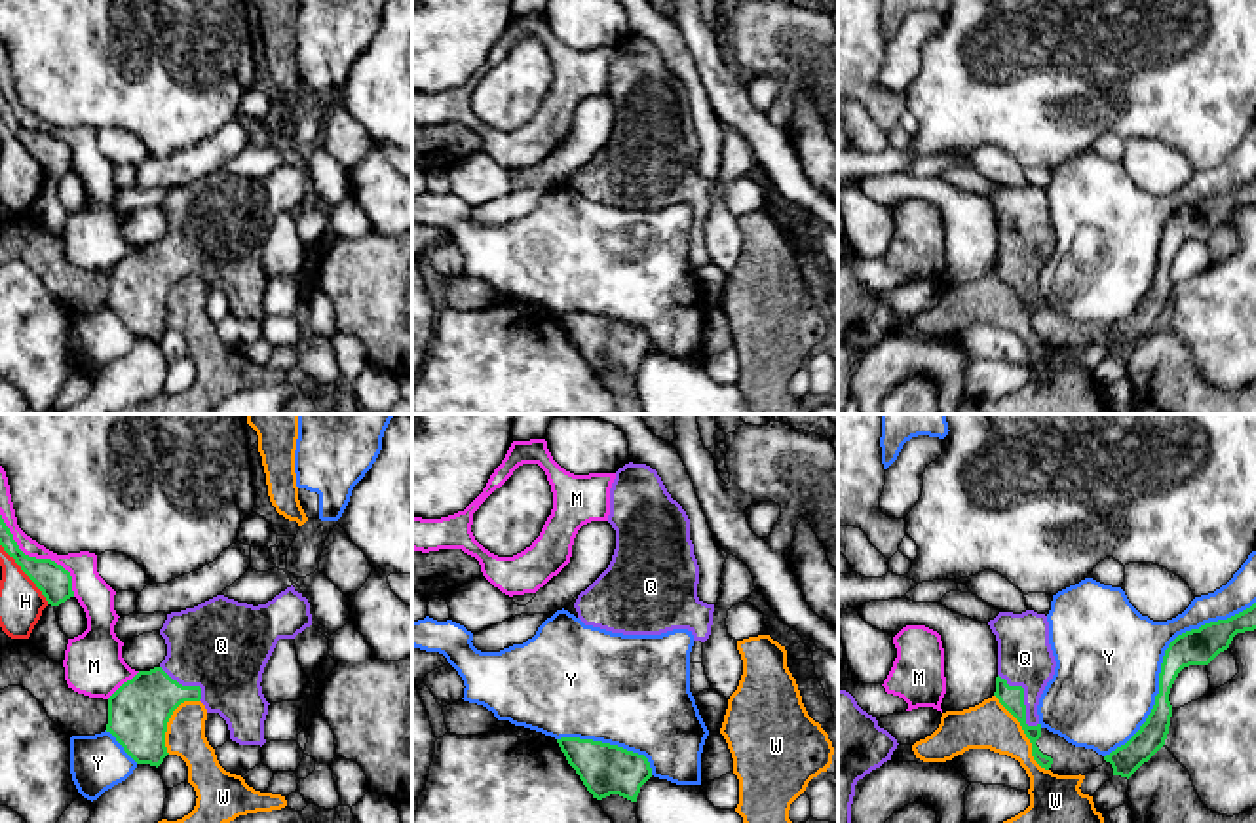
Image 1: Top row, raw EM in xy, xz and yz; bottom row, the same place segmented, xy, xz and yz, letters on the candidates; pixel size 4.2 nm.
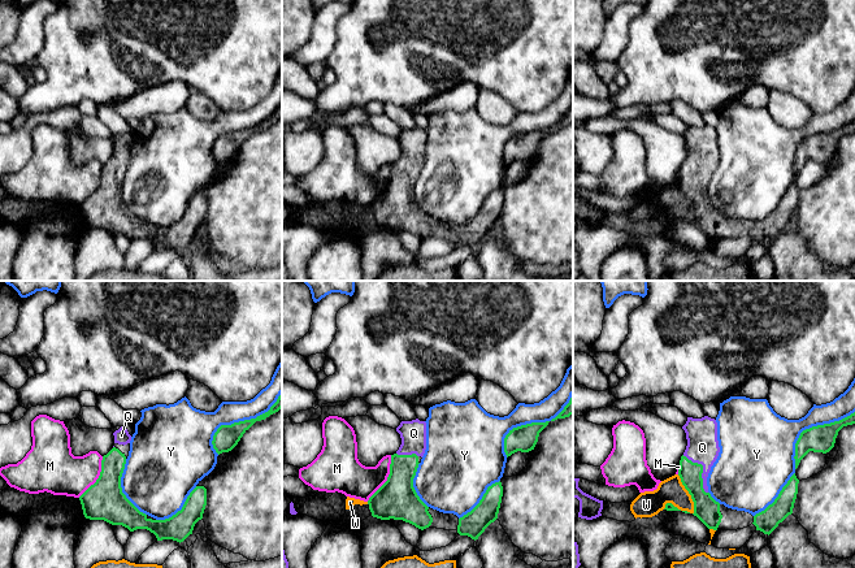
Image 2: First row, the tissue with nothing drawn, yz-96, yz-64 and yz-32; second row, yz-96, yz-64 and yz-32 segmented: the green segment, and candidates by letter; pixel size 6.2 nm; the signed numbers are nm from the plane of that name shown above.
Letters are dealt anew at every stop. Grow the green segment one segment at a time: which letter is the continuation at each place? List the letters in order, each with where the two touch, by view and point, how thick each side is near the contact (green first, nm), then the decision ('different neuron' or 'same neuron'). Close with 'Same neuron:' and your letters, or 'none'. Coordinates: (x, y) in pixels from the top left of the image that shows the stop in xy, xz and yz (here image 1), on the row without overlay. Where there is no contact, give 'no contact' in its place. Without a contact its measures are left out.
H: xy (25, 147) | 140/190 nm | different neuron
M: xy (38, 133) | 140/140 nm | different neuron
Q: yz (1023, 272) | 100/240 nm | same neuron
W: yz (1025, 306) | 100/200 nm | different neuron
Y: yz (1163, 236) | 160/460 nm | different neuron
Same neuron: Q

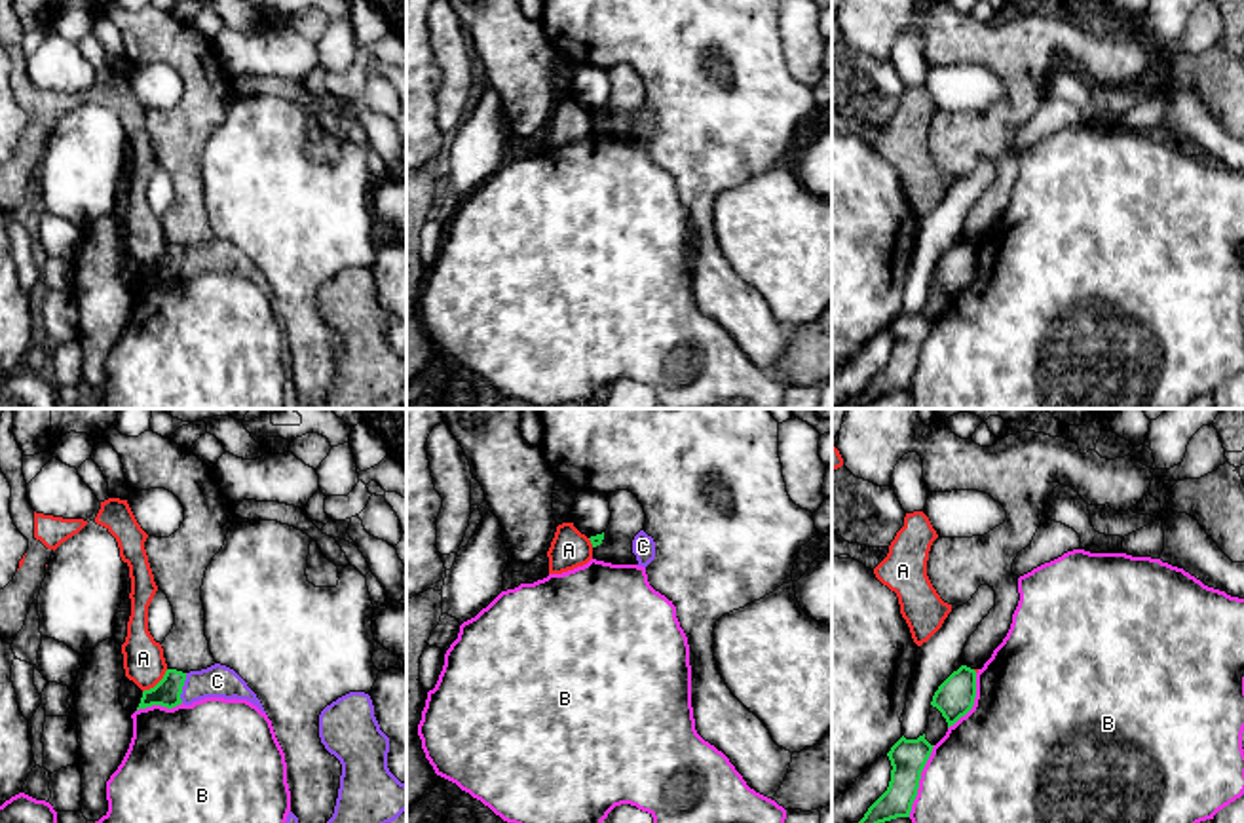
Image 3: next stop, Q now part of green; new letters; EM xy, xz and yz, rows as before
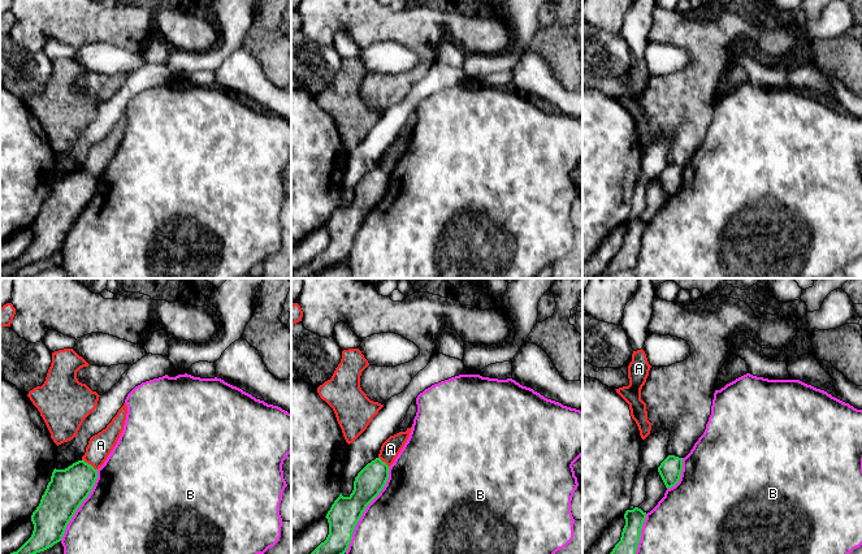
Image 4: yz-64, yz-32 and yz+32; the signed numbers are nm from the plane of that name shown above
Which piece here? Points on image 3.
A: xy (158, 257) | 110/180 nm | different neuron
B: yz (918, 356) | 160/480 nm | different neuron
C: xy (181, 263) | 110/140 nm | different neuron
Same neuron: none

